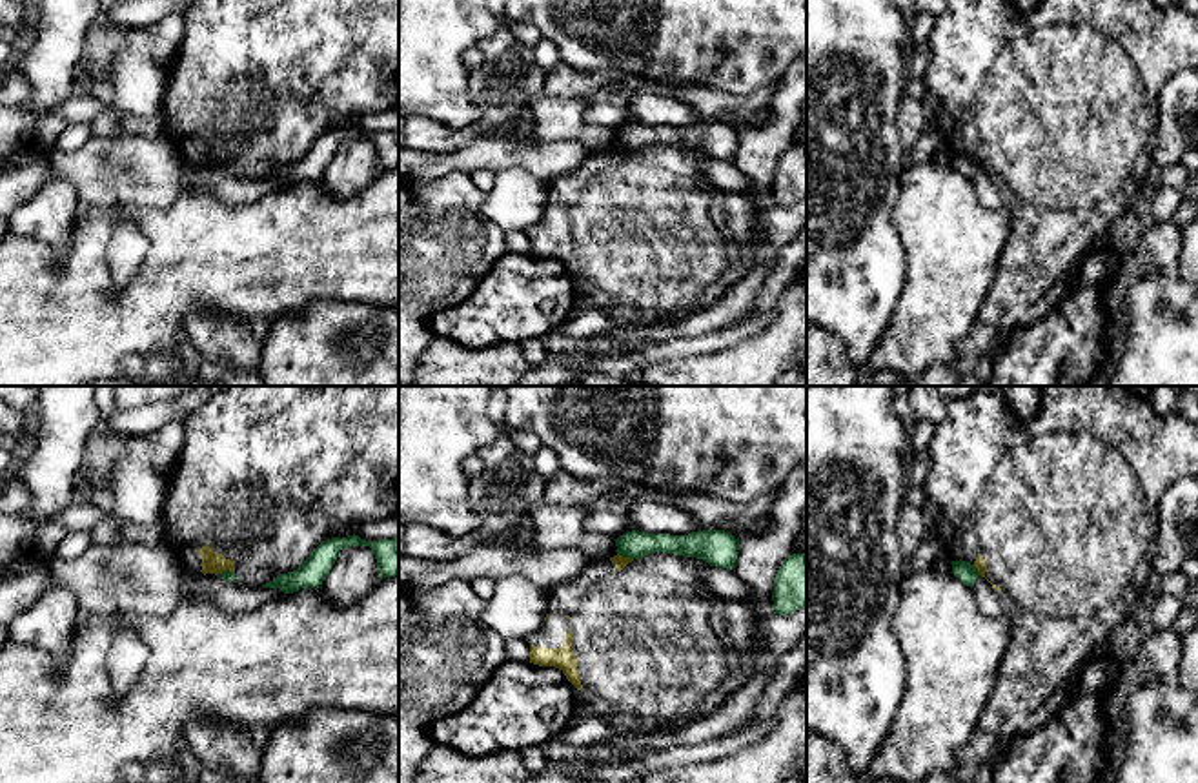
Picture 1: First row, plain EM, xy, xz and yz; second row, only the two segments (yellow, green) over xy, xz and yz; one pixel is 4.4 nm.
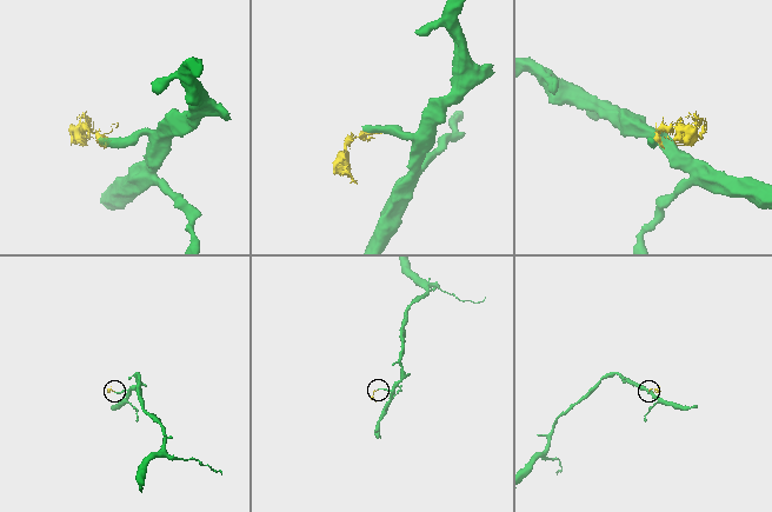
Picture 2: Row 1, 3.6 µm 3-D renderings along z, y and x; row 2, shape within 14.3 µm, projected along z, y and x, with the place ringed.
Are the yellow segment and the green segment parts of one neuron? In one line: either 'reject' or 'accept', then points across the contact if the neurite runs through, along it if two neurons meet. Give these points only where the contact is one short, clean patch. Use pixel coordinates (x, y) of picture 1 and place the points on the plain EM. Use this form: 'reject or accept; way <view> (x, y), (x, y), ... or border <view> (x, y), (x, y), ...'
reject; border xz (618, 144), (632, 152)

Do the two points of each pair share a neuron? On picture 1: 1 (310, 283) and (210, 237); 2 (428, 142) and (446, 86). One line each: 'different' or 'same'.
1: same
2: different

